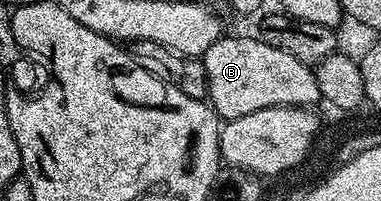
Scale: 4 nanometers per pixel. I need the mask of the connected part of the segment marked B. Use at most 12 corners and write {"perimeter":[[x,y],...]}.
{"perimeter":[[257,36],[201,56],[220,119],[320,101],[308,63]]}

